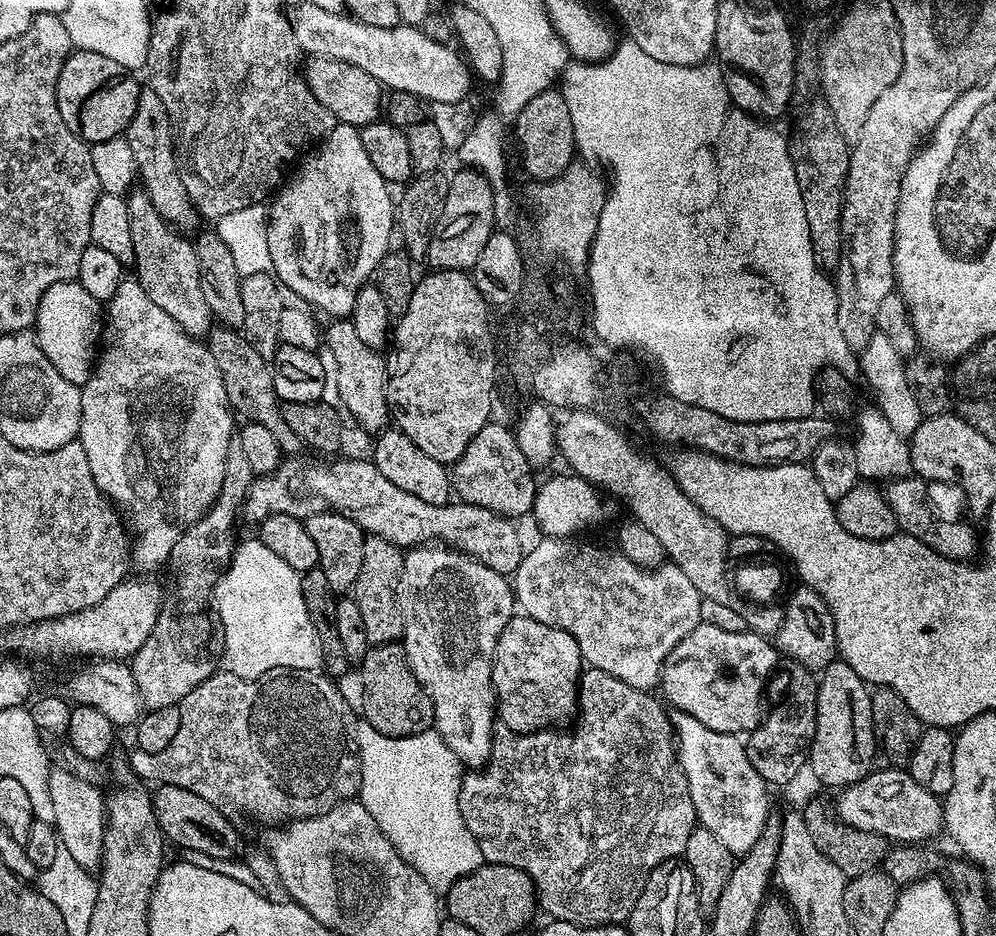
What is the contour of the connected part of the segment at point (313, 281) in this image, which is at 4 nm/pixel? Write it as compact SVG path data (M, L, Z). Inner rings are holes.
M337 123L312 151L303 157L305 160L296 173L295 170L291 173L292 178L281 185L268 210L273 273L287 291L296 293L313 309L345 319L351 315L362 286L371 281L378 265L385 261L392 230L396 228L396 204L388 182L371 165L363 149L359 129L352 124Z

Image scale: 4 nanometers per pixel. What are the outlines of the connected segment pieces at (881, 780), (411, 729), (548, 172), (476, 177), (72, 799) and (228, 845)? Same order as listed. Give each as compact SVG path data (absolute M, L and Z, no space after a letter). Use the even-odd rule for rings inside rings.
M884 766L884 769L873 770L866 778L862 778L857 784L843 789L836 800L835 815L843 822L854 826L858 830L866 830L874 834L882 834L890 842L899 842L904 846L916 846L920 840L928 840L931 836L941 834L944 825L944 806L941 797L930 794L930 790L922 790L918 782L914 782L911 774L900 766Z
M403 643L371 645L364 660L358 664L358 670L360 692L364 695L363 719L374 726L374 730L387 736L413 736L433 727L432 703L418 678L414 678L414 670L410 670Z
M555 87L530 98L526 106L514 117L516 144L520 147L520 160L533 176L532 180L543 182L559 180L569 171L568 166L577 155L574 126L570 122L570 110L566 110L566 98Z
M461 170L448 181L448 196L444 209L430 233L430 246L426 257L427 267L445 272L472 270L478 262L482 248L497 227L494 194L484 175L472 170Z
M63 766L52 768L50 774L50 799L54 805L54 824L56 832L60 835L60 843L63 851L68 852L86 870L96 870L100 867L100 860L104 856L104 835L106 834L106 822L108 821L108 810L106 807L106 796L99 792L96 784L90 784L69 772Z
M161 784L151 793L152 813L158 818L165 841L184 848L185 853L197 852L215 860L240 860L244 848L236 828L223 816L221 809L206 798L186 790L182 786Z

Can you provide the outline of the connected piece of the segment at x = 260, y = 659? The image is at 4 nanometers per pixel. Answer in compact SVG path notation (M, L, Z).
M259 538L241 539L237 543L236 553L232 555L231 562L220 575L212 595L220 630L224 634L222 664L227 671L247 680L259 680L275 668L311 672L323 669L322 646L314 630L314 622L310 622L306 602L302 599L300 578L301 573L294 571L288 563L282 562L282 558L278 558L278 554L274 554L274 550L269 550Z

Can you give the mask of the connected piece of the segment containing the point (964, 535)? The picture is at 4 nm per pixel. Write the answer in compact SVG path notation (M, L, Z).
M905 476L891 479L884 488L885 500L895 516L897 527L907 536L918 538L930 550L942 554L951 560L971 561L977 555L979 533L967 521L940 520L930 508L926 498L927 481L917 476Z

